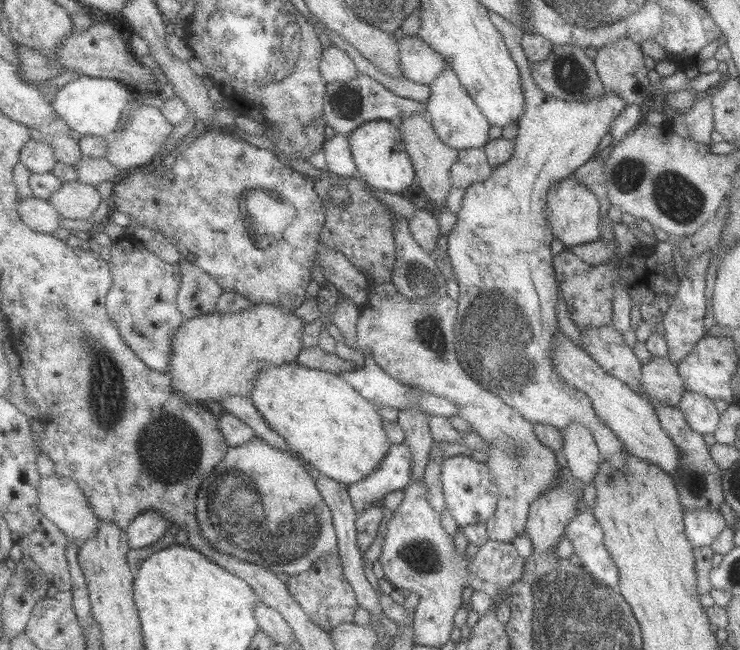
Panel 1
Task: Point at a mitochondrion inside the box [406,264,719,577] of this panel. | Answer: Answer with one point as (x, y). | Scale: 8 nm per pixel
(495, 332)

